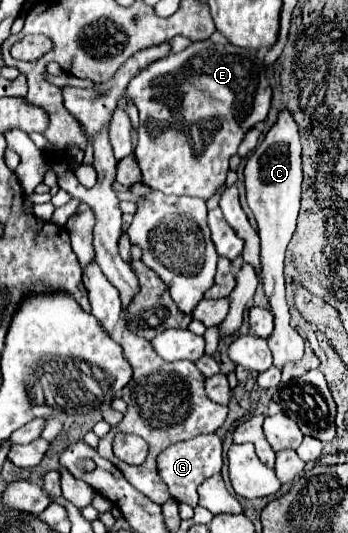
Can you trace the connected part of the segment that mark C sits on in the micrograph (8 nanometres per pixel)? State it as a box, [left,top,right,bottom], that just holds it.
[246,108,304,368]

